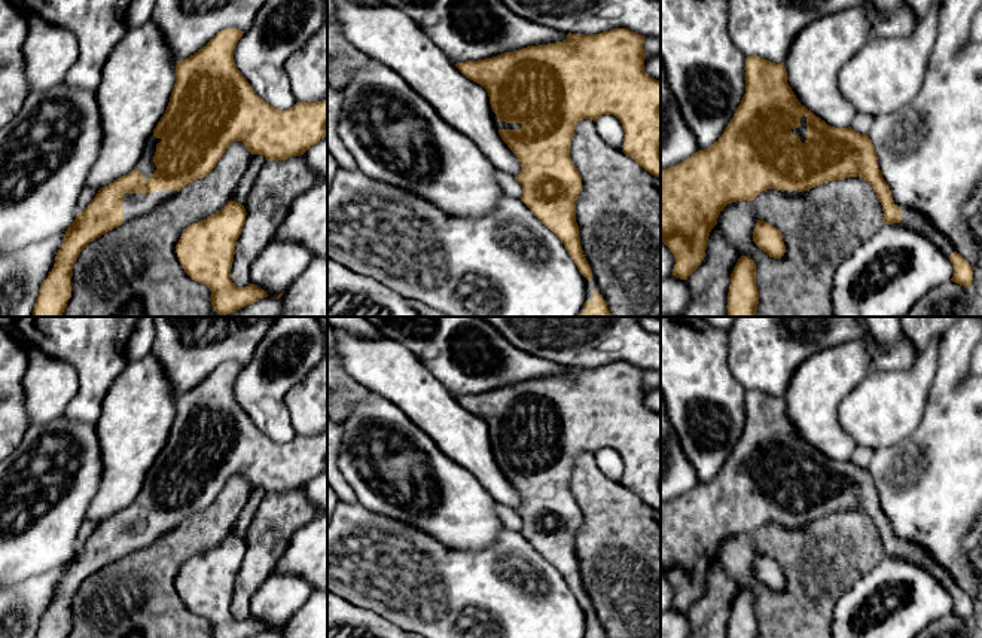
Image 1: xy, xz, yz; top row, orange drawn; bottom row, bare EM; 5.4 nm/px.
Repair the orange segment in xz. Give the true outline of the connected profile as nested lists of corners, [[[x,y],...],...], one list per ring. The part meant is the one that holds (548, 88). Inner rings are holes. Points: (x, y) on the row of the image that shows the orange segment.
[[[626,28],[591,36],[568,33],[562,42],[455,64],[488,92],[495,128],[521,162],[516,175],[522,186],[521,201],[561,239],[585,280],[585,303],[579,317],[612,314],[583,254],[576,223],[582,175],[570,158],[570,146],[577,122],[616,116],[625,131],[622,152],[652,175],[661,177],[661,80],[644,71],[643,43],[644,36]]]

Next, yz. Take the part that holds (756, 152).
[[[753,55],[745,58],[744,70],[745,94],[722,137],[675,167],[661,170],[661,241],[675,257],[671,275],[687,280],[698,269],[705,257],[710,232],[728,204],[753,201],[766,189],[799,195],[827,181],[859,175],[876,193],[884,223],[900,225],[928,238],[951,260],[954,266],[951,281],[970,289],[973,268],[955,251],[951,241],[922,213],[894,204],[867,134],[860,134],[851,126],[830,126],[802,106],[787,83],[784,62],[775,64]]]

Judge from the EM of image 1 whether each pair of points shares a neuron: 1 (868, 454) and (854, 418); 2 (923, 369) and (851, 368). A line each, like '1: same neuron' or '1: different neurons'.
1: different neurons
2: different neurons

